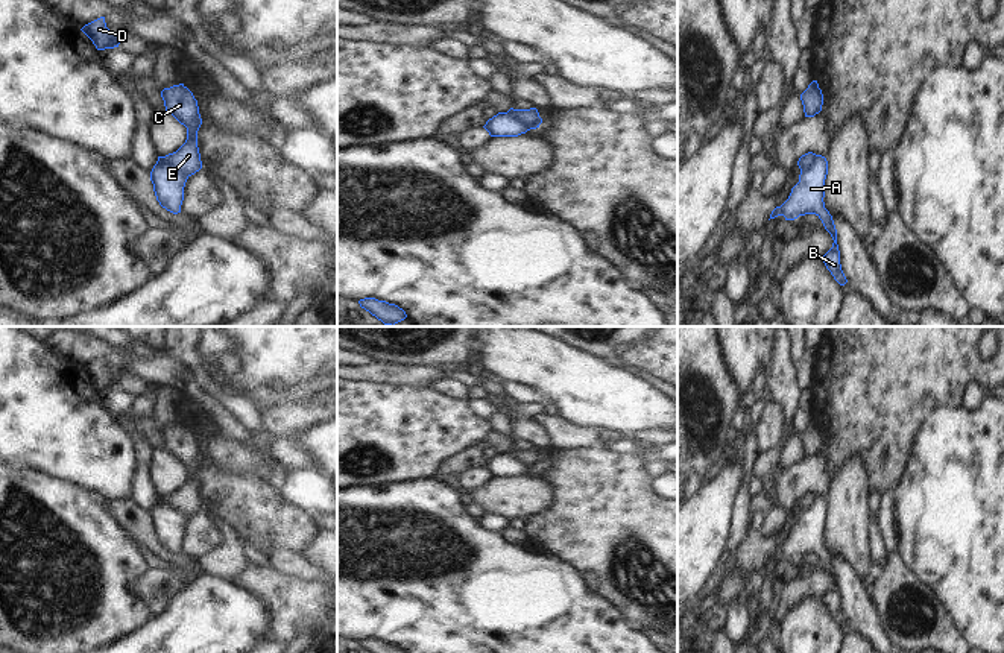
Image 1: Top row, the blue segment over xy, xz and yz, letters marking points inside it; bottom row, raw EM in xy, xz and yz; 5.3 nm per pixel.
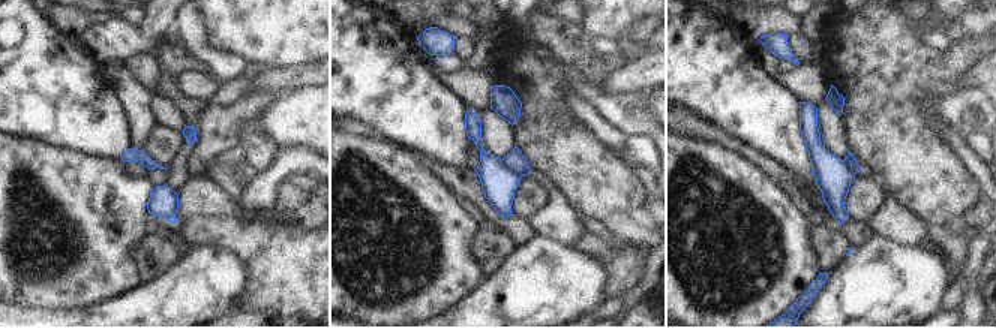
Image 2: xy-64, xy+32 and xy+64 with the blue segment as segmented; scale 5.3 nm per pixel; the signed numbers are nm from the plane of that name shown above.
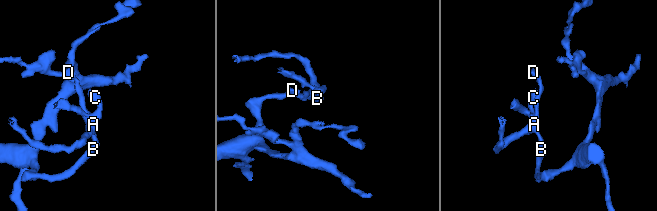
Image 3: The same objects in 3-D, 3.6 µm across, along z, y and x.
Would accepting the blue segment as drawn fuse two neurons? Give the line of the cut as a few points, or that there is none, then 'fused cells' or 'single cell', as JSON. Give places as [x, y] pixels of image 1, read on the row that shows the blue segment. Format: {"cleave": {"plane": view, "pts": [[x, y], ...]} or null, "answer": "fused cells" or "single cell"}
{"cleave": {"plane": "xy", "pts": [[160, 157], [187, 178]]}, "answer": "fused cells"}

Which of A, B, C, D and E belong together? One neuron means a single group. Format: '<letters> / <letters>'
A B D / C E

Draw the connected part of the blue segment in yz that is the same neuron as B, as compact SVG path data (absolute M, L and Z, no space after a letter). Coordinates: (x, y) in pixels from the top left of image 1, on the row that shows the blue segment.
M817 155L816 162L810 169L800 170L799 182L791 188L788 199L772 211L770 219L784 216L785 220L794 220L799 216L816 214L834 240L832 248L822 257L822 261L834 279L845 285L848 279L840 264L837 229L823 202L826 175L828 161L825 156Z

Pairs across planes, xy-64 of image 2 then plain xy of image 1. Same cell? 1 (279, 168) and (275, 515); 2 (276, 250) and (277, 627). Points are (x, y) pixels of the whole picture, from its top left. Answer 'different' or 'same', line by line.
1: different
2: same

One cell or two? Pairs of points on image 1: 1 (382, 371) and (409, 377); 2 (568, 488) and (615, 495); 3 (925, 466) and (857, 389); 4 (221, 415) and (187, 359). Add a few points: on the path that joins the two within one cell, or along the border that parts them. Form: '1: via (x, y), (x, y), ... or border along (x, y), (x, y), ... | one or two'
1: via (388, 372), (403, 375) | one
2: via (580, 488), (591, 488), (599, 495), (603, 495) | one
3: border along (928, 418), (916, 435), (898, 483) | two
4: border along (187, 366), (192, 378), (236, 418) | two

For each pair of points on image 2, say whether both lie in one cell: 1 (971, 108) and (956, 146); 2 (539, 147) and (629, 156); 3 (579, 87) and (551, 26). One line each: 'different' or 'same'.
1: different
2: different
3: different

